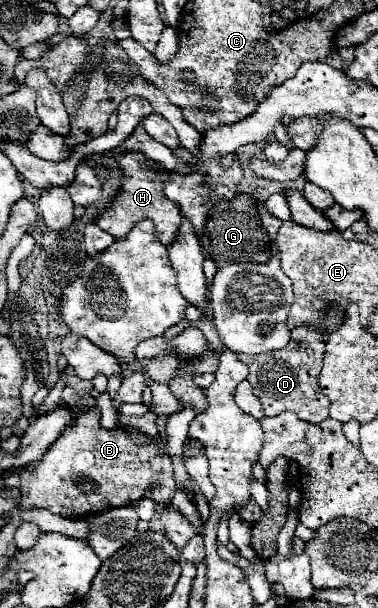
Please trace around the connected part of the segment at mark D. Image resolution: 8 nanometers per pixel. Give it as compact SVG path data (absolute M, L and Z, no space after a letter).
M297 326L293 330L293 340L287 348L279 352L265 352L259 356L239 356L241 362L249 366L247 380L251 382L255 394L259 396L265 416L277 416L285 410L295 412L301 420L319 424L329 418L329 398L321 394L319 374L325 354L325 336L315 326Z

